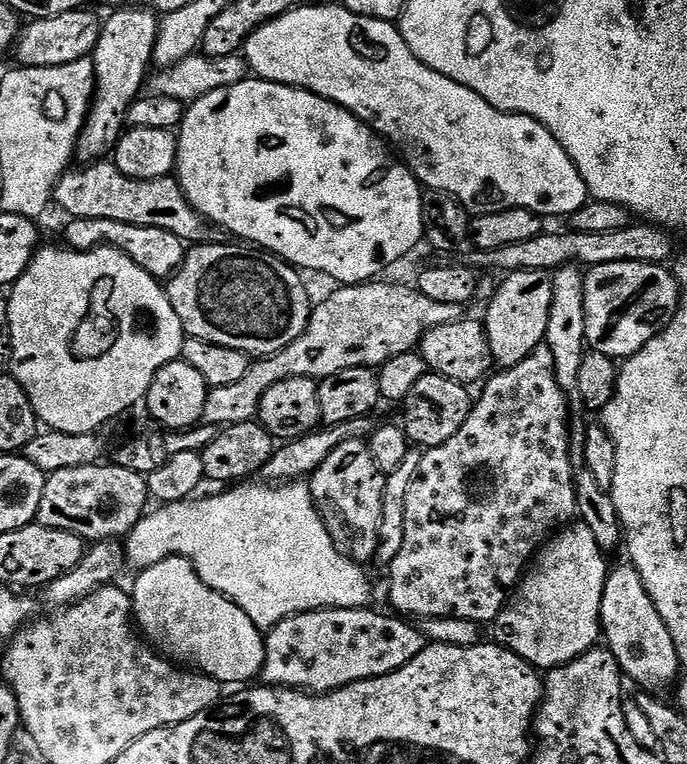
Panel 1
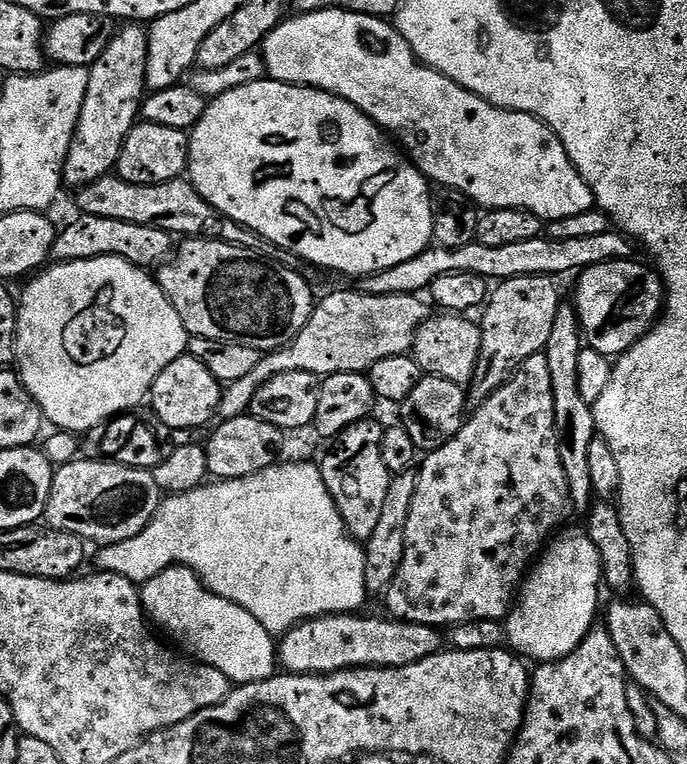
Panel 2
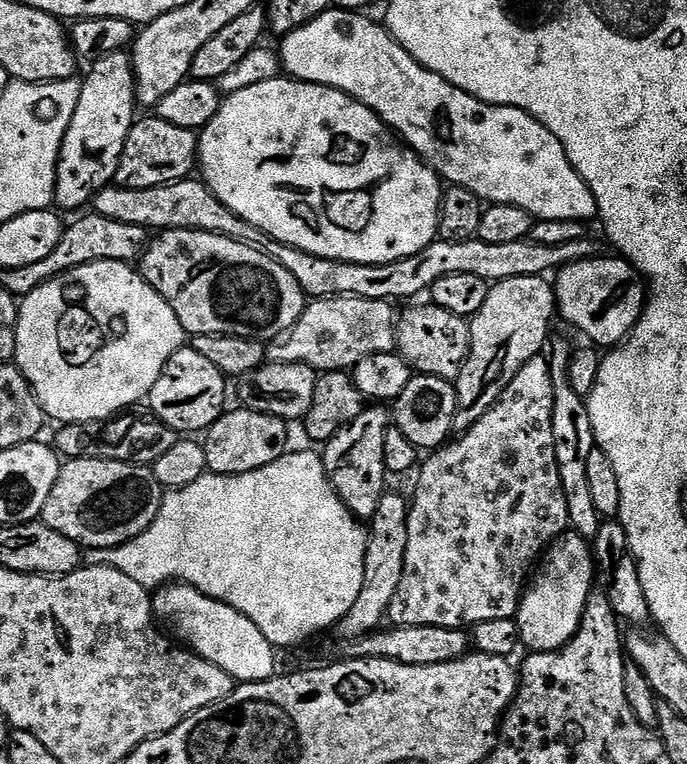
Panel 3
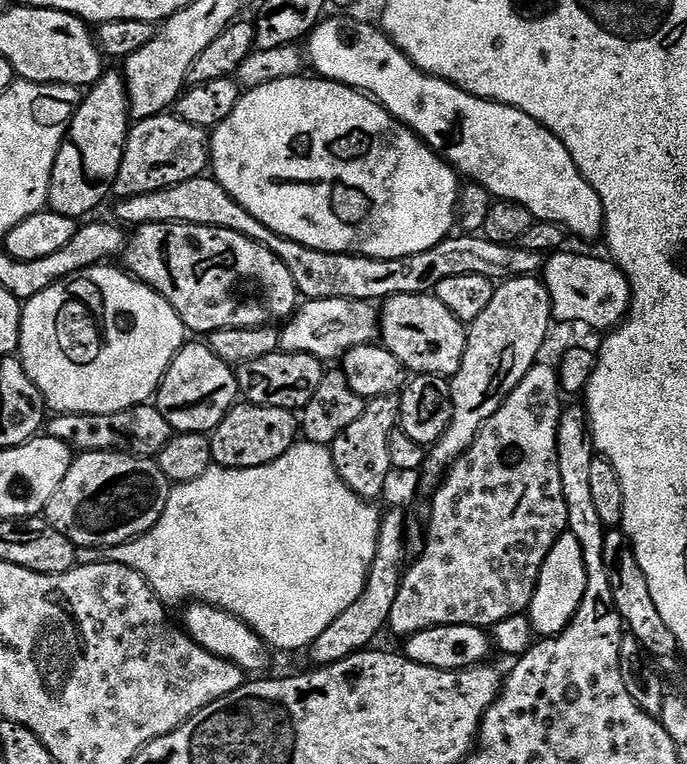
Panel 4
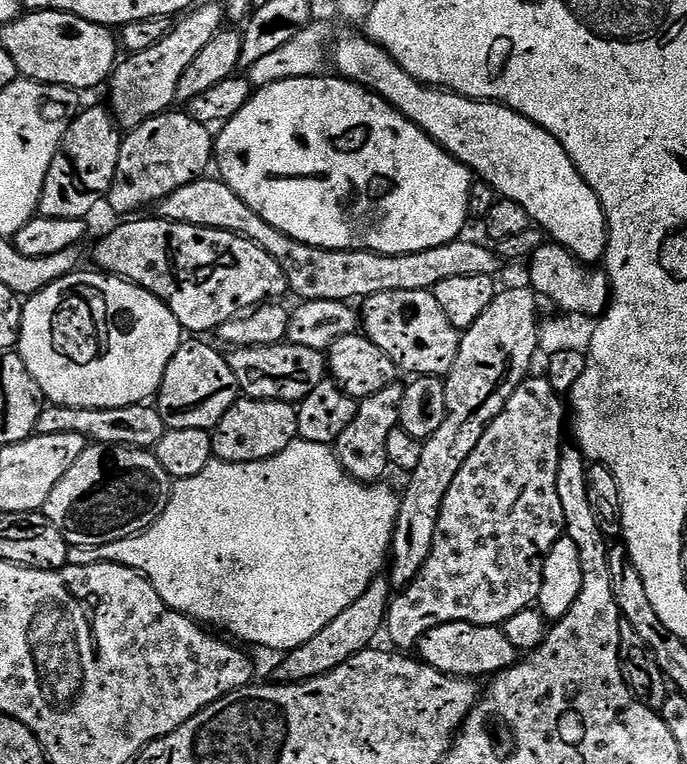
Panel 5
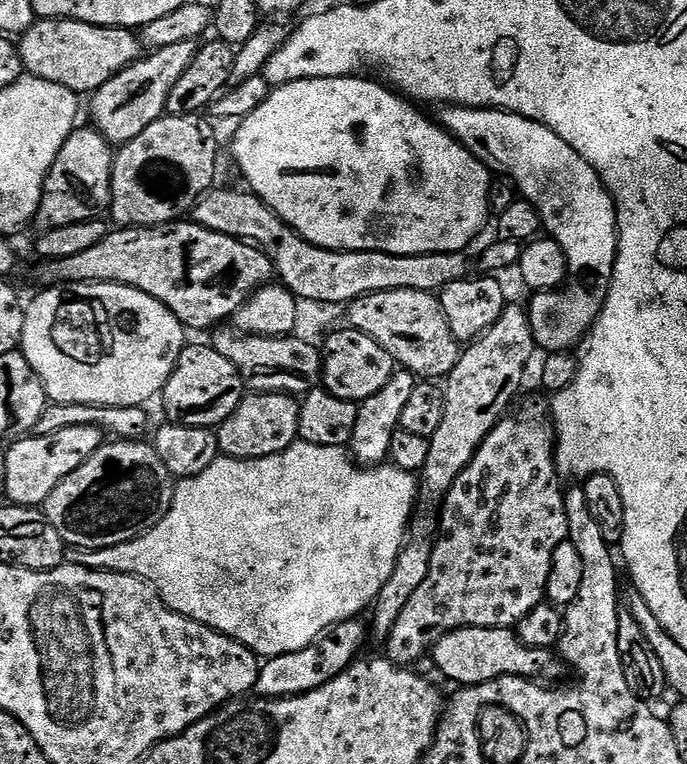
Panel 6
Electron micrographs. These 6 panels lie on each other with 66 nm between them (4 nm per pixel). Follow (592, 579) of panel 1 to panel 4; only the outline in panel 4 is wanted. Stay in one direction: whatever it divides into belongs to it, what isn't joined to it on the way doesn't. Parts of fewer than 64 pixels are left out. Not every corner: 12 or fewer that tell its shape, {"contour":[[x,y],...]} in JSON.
{"contour":[[572,532],[556,539],[526,613],[533,633],[566,630],[586,594]]}

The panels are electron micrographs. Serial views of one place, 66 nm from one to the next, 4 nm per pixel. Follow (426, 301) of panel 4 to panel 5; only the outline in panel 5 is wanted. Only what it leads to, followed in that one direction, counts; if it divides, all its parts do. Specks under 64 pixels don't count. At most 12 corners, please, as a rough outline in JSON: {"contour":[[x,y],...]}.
{"contour":[[435,291],[367,297],[363,335],[401,373],[447,377],[461,333]]}

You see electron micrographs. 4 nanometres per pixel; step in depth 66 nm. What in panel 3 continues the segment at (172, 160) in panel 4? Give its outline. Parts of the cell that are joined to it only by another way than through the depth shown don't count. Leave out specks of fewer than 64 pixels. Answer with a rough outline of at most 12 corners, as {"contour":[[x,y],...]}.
{"contour":[[137,119],[115,183],[153,188],[187,180],[195,131]]}

